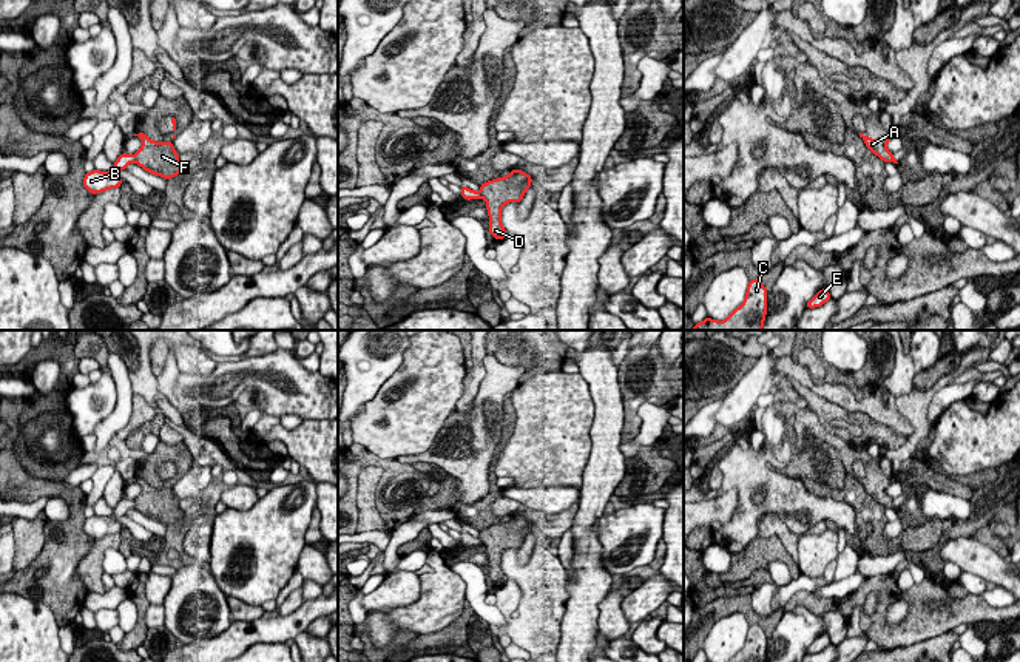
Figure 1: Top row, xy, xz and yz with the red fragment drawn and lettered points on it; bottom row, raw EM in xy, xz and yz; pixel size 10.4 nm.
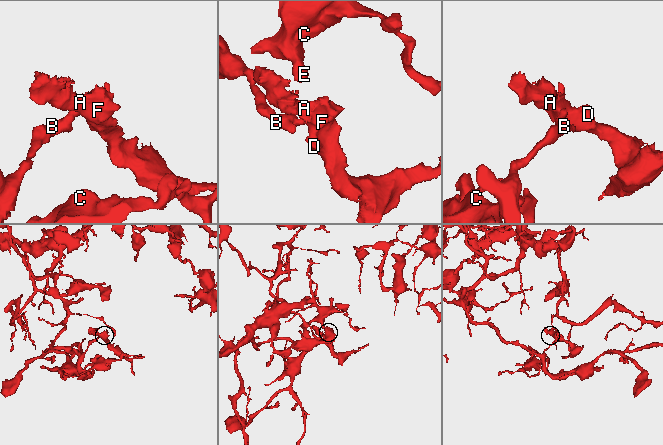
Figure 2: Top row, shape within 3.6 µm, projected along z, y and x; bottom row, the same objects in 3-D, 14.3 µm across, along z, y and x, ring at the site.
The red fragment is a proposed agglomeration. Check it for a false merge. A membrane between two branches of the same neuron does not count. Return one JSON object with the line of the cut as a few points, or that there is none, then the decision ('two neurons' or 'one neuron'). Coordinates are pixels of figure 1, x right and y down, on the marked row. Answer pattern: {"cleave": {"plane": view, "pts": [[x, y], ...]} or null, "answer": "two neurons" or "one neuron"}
{"cleave": {"plane": "xy", "pts": [[133, 158], [135, 161]]}, "answer": "two neurons"}

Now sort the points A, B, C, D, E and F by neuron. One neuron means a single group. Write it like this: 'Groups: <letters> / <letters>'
Groups: A D F / B C E

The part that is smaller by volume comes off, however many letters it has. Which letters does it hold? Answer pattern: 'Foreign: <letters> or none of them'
Foreign: A, D, F

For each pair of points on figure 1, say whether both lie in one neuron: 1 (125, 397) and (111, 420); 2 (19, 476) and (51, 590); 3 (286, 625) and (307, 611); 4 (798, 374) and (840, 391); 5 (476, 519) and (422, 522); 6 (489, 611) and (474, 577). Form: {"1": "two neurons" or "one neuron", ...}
{"1": "one neuron", "2": "one neuron", "3": "one neuron", "4": "one neuron", "5": "two neurons", "6": "one neuron"}

